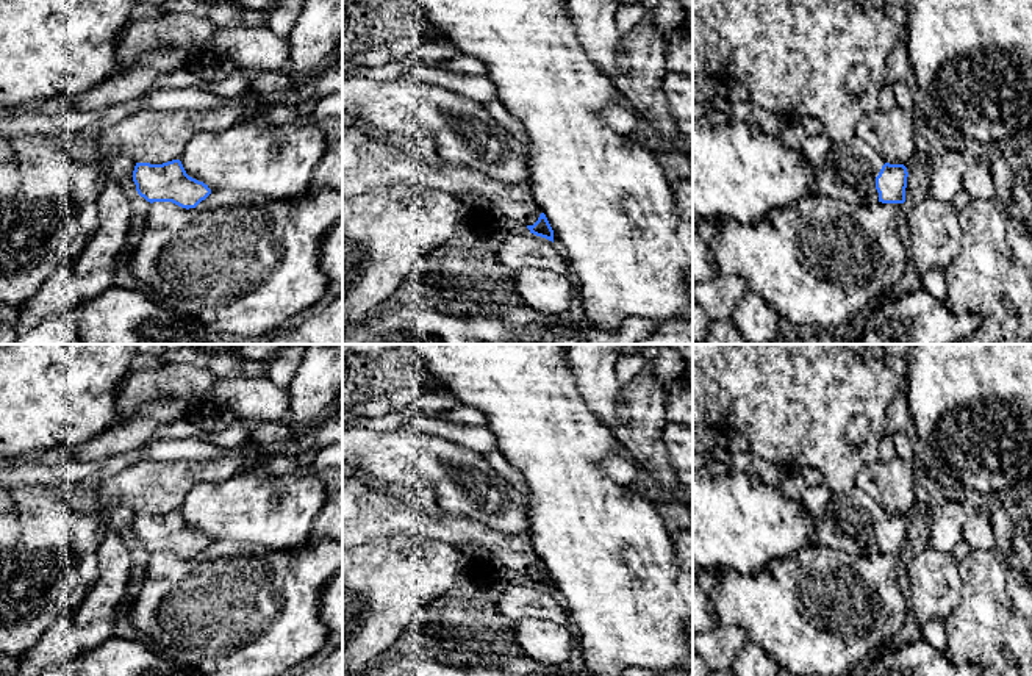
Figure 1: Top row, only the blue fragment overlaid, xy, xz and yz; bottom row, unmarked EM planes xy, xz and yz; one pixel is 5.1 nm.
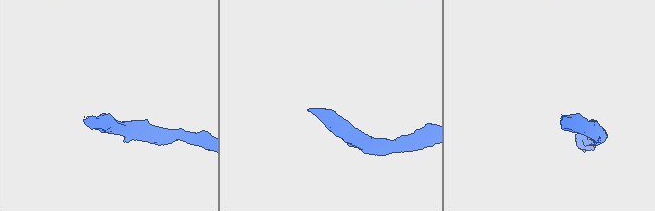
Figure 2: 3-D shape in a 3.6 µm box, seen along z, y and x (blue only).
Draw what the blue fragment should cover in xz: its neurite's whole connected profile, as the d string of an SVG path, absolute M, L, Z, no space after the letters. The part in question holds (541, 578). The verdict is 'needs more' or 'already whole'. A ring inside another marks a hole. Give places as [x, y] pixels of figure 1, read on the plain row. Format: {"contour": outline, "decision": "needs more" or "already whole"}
{"contour": "M544 563L539 565L538 571L533 576L527 576L530 584L546 588L554 593L554 581Z", "decision": "already whole"}

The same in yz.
{"contour": "M854 487L832 491L819 515L813 543L852 556L904 554L907 518L887 513L871 496Z", "decision": "needs more"}

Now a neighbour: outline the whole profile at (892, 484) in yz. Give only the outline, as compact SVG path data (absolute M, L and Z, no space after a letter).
M894 458L865 465L855 487L871 496L890 515L907 513L915 502L913 460Z

